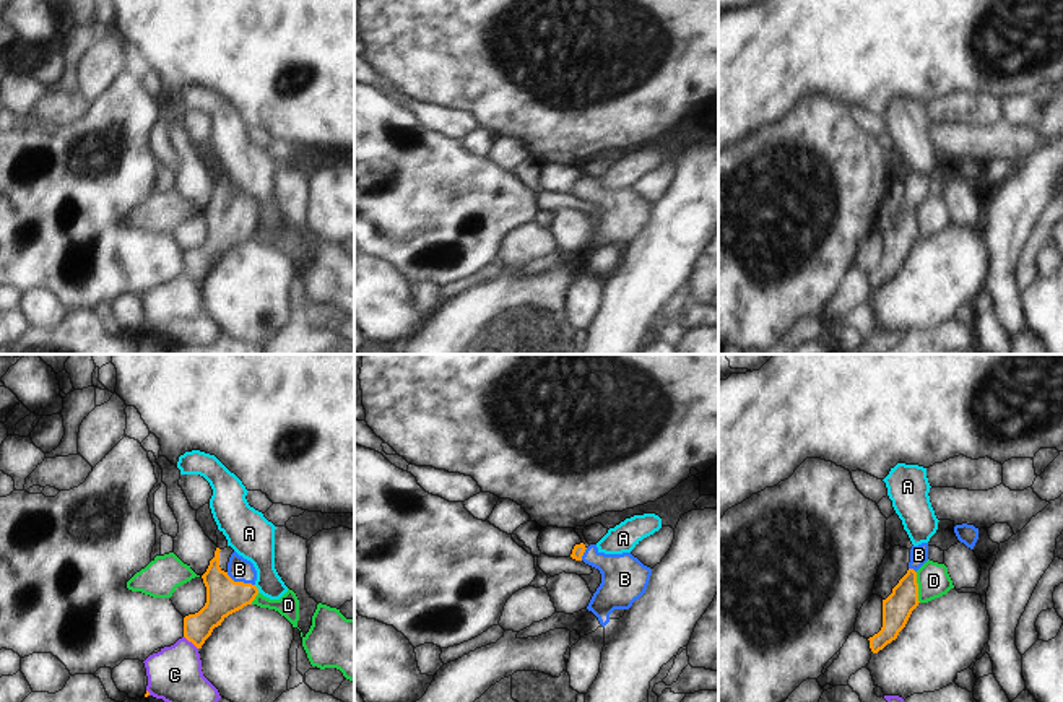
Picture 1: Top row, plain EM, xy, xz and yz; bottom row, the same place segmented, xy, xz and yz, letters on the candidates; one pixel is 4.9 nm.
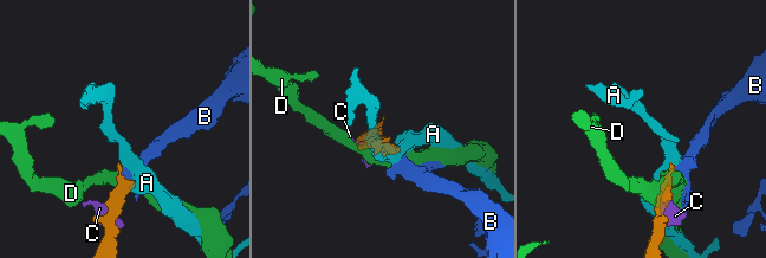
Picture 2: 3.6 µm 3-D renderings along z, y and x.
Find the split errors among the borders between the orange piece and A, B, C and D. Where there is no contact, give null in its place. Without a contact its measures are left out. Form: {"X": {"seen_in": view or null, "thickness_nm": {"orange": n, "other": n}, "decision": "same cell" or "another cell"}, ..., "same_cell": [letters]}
{"A": {"seen_in": "xy", "thickness_nm": {"orange": 180, "other": 200}, "decision": "another cell"}, "B": {"seen_in": "xy", "thickness_nm": {"orange": 180, "other": 120}, "decision": "same cell"}, "C": {"seen_in": "xy", "thickness_nm": {"orange": 150, "other": 280}, "decision": "another cell"}, "D": {"seen_in": "yz", "thickness_nm": {"orange": 150, "other": 160}, "decision": "another cell"}, "same_cell": ["B"]}

